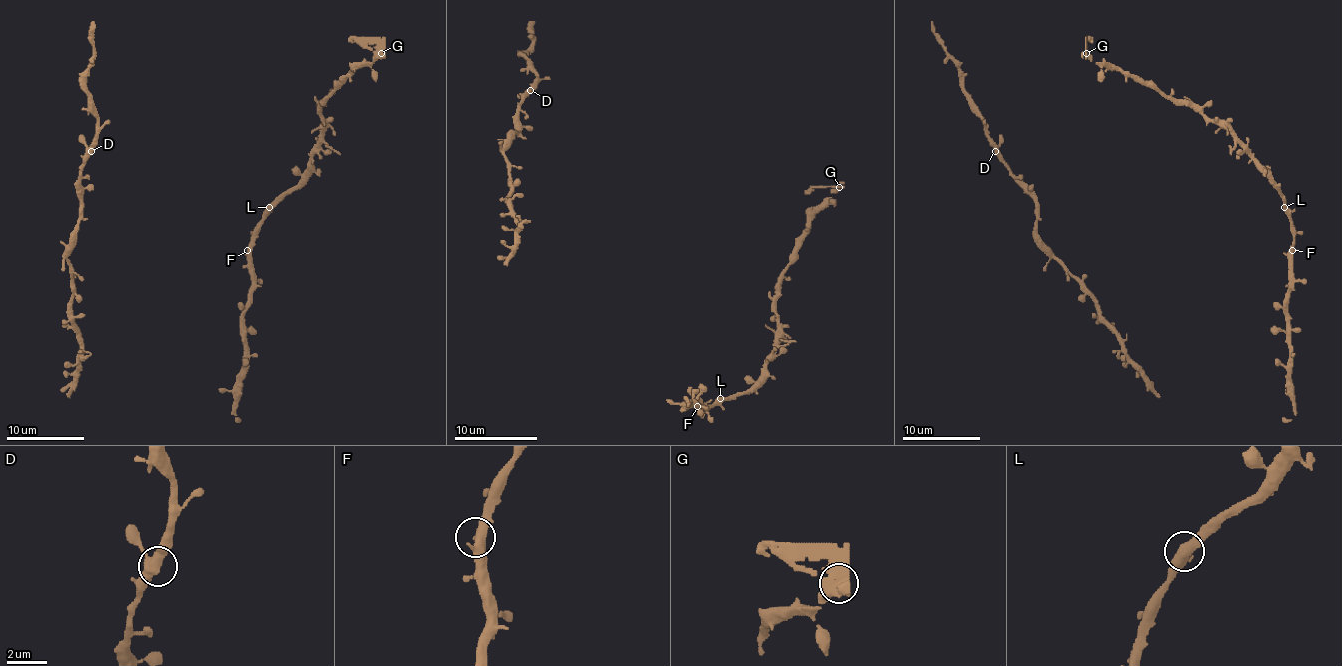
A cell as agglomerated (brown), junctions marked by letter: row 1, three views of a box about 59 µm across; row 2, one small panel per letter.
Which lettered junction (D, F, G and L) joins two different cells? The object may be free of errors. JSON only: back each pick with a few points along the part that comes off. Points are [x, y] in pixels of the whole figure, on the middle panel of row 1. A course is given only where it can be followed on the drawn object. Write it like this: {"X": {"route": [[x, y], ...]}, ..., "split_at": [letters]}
{"G": {"route": [[839, 188], [820, 186], [807, 192], [805, 190]]}, "split_at": ["G"]}

